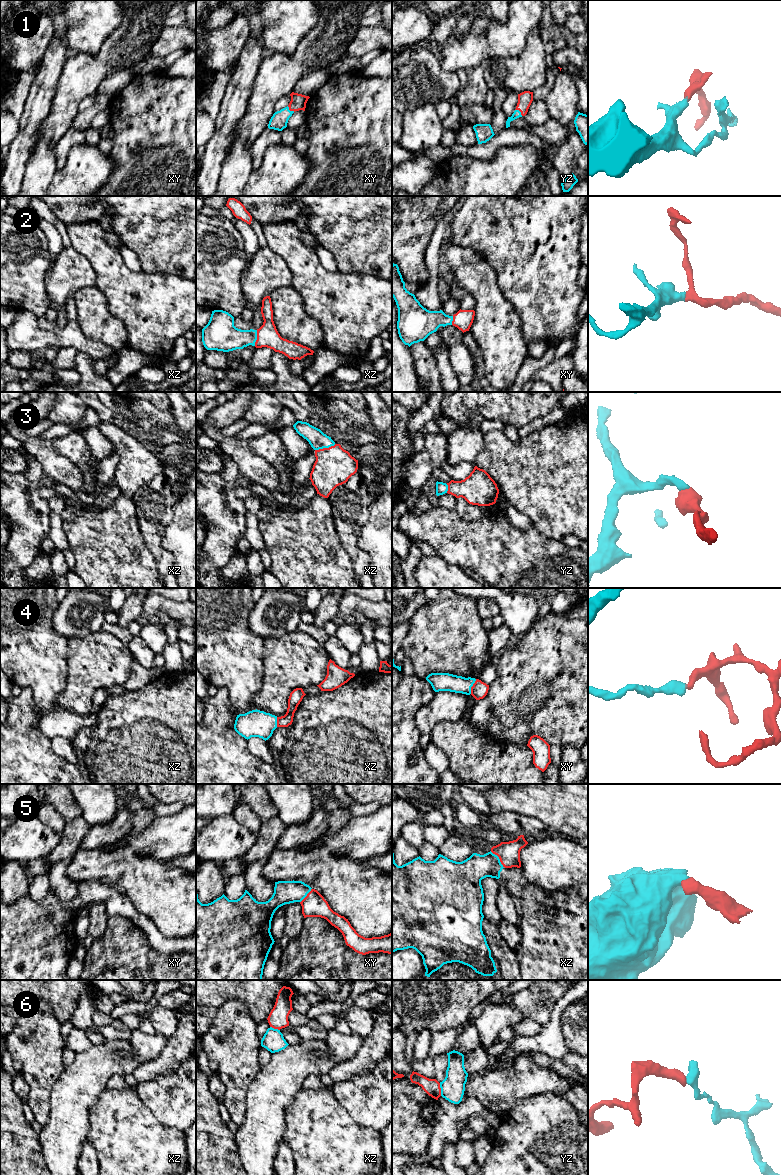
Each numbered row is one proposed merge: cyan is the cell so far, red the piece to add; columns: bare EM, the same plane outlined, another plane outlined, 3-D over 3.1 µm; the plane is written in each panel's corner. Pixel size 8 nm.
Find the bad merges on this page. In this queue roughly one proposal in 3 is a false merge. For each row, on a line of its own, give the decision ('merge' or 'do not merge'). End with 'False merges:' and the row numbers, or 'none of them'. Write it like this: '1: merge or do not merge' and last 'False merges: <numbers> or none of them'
1: merge
2: merge
3: merge
4: merge
5: merge
6: do not merge
False merges: 6

